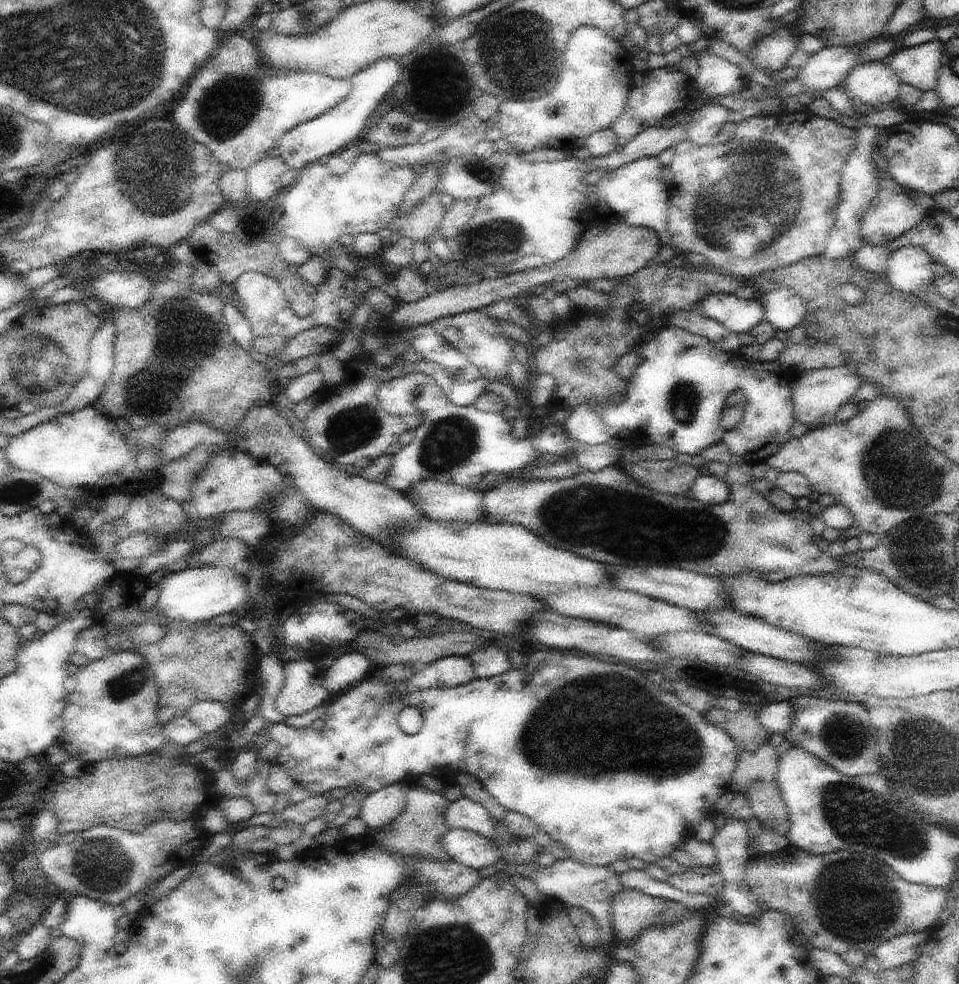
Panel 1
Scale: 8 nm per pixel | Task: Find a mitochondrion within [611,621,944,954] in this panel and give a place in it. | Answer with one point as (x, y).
(857, 813)

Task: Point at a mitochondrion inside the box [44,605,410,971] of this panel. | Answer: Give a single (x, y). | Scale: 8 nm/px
(99, 864)

